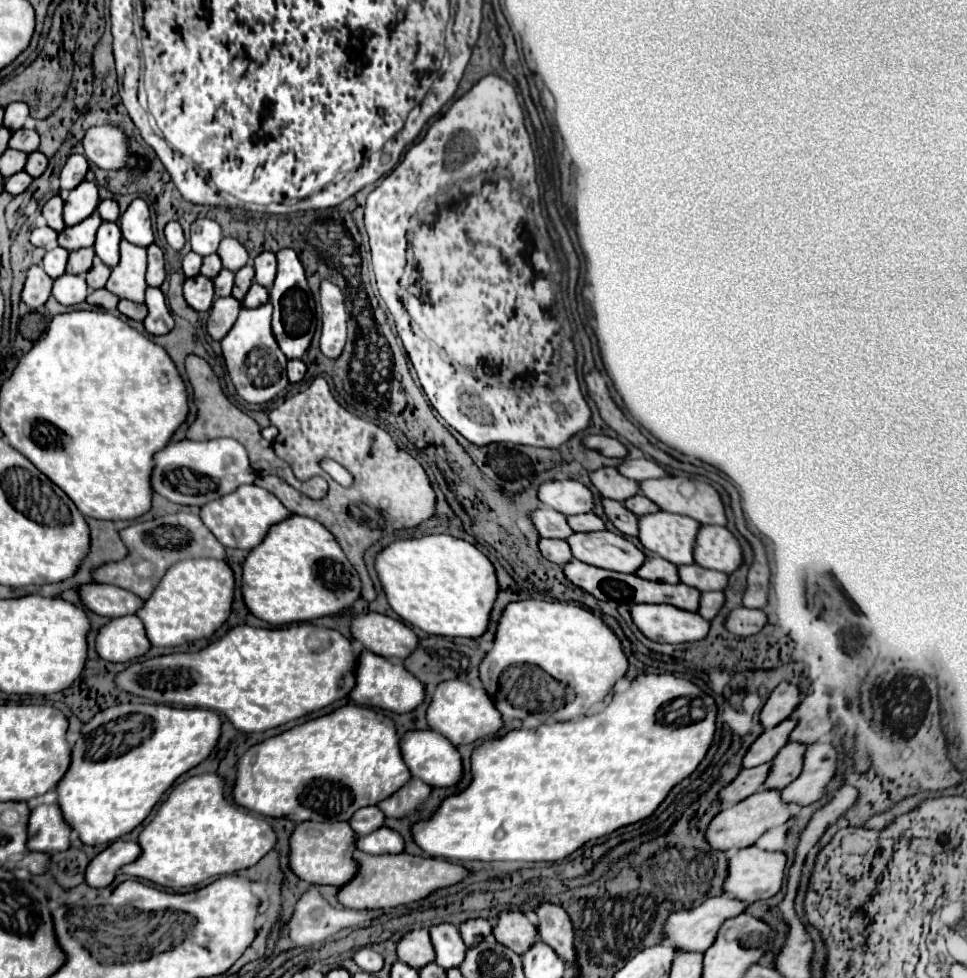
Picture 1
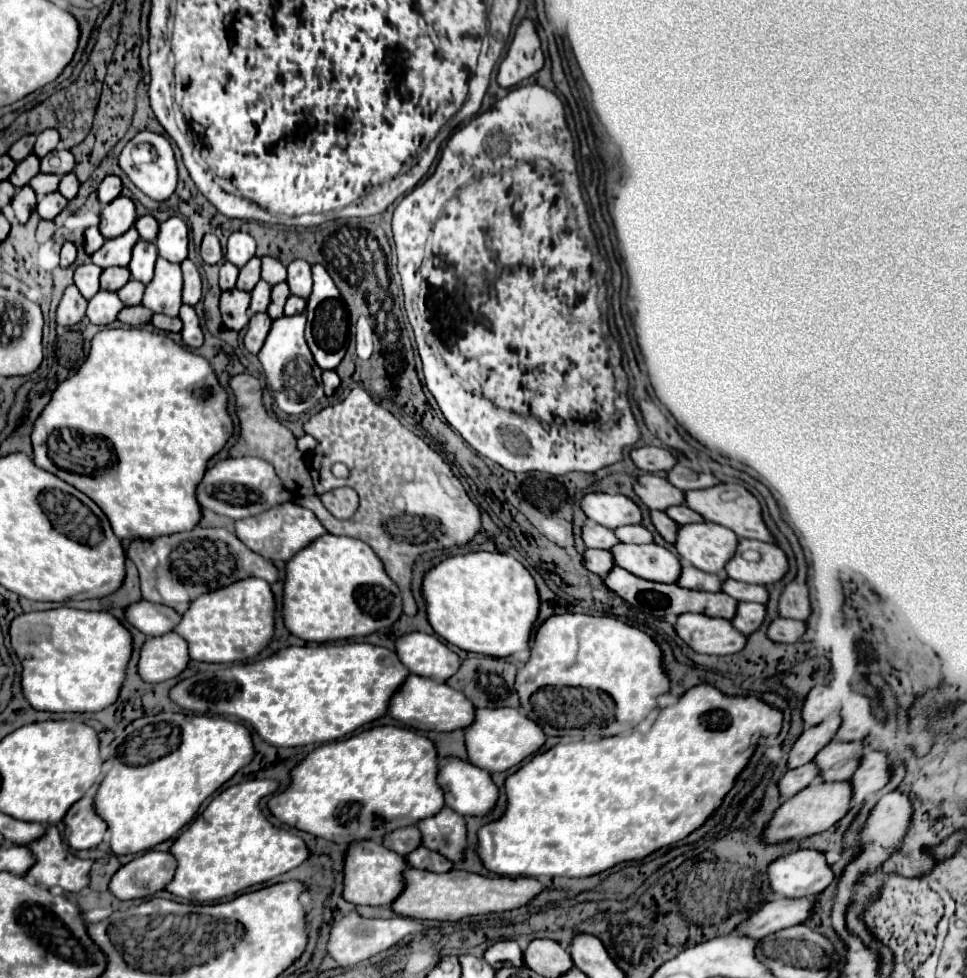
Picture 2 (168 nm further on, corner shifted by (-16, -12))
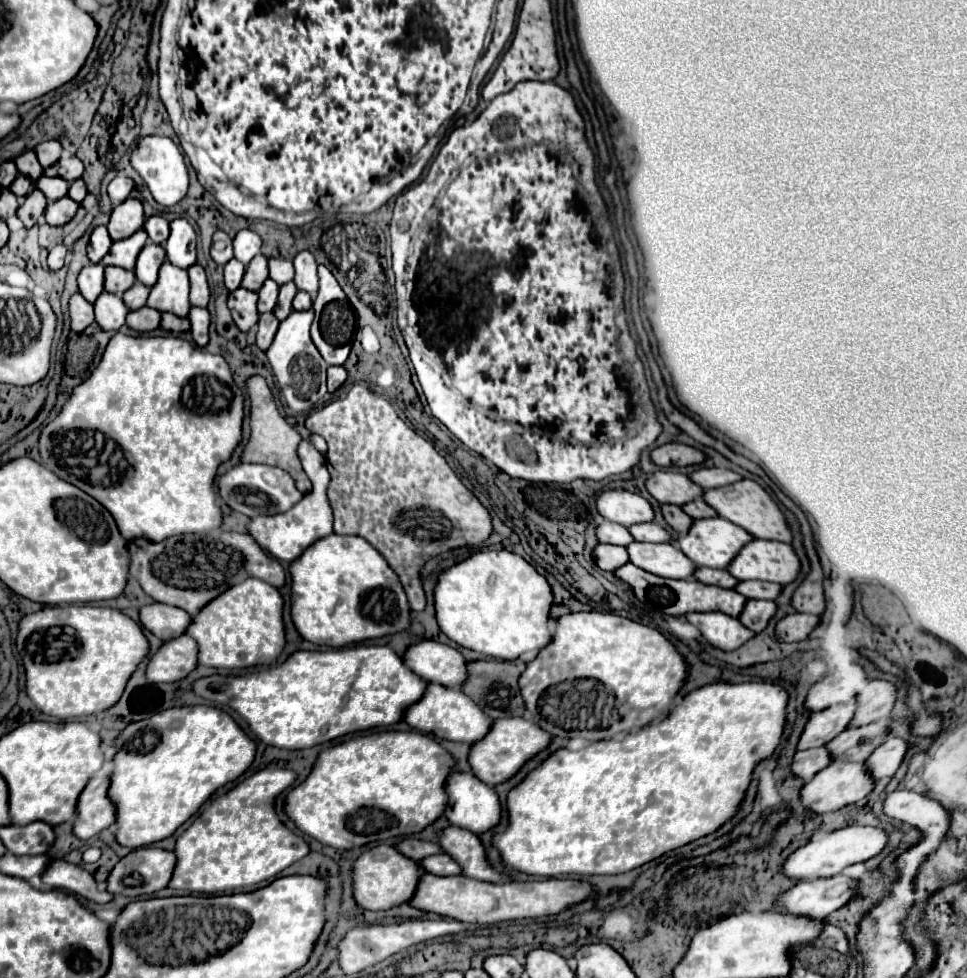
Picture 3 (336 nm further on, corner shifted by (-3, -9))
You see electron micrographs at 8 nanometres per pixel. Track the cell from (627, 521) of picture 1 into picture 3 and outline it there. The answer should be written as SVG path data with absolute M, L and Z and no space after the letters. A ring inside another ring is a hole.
M667 504L667 506L663 506L661 510L663 510L663 516L665 516L667 524L669 524L675 532L679 532L681 536L689 532L689 528L691 528L691 524L693 524L693 518L691 518L691 516L687 516L687 514L683 512L683 508L681 508L681 506Z

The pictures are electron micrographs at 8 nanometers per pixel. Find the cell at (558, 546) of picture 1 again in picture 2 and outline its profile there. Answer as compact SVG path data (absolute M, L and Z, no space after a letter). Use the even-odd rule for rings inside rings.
M586 549L582 555L582 565L588 571L604 577L612 569L612 555L608 555L608 551L602 549Z

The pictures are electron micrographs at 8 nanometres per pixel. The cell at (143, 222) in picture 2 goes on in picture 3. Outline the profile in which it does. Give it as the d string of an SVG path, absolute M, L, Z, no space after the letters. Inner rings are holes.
M151 216L145 224L145 230L155 244L165 244L169 238L169 220L165 220L163 216Z

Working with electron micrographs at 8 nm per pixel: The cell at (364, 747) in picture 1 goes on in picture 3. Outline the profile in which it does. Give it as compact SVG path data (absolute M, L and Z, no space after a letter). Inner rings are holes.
M373 732L373 734L367 734L367 736L359 736L359 738L347 740L343 744L337 744L337 746L331 746L325 752L321 752L319 758L317 758L317 762L315 762L313 772L309 774L309 778L301 786L297 786L297 788L293 788L289 792L287 804L285 804L285 812L287 812L287 816L295 822L295 826L301 832L305 832L307 836L319 840L321 844L327 844L327 846L333 846L333 848L341 848L341 850L349 850L349 848L365 846L365 844L373 844L373 842L393 840L397 836L419 834L419 832L423 832L427 826L431 826L435 820L439 820L443 816L445 804L447 804L445 782L447 782L447 776L453 772L455 764L457 764L457 760L439 742L435 742L427 734L421 734L421 732Z

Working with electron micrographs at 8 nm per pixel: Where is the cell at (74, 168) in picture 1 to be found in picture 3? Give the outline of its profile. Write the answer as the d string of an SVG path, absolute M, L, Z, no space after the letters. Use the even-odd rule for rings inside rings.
M117 176L107 186L107 192L115 204L123 204L133 190L135 190L135 182L129 176Z

